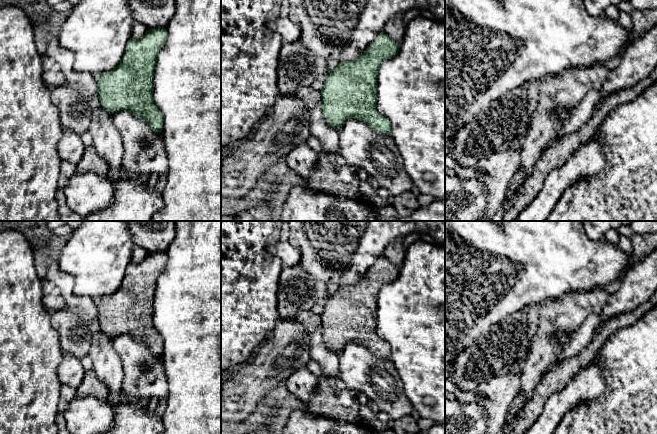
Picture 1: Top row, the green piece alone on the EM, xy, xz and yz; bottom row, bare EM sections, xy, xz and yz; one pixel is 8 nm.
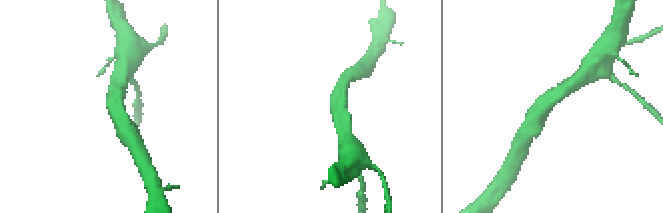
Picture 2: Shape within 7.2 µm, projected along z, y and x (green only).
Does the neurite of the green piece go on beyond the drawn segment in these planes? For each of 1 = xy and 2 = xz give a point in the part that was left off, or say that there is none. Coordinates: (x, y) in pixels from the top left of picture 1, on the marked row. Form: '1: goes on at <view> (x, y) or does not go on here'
1: does not go on here
2: does not go on here

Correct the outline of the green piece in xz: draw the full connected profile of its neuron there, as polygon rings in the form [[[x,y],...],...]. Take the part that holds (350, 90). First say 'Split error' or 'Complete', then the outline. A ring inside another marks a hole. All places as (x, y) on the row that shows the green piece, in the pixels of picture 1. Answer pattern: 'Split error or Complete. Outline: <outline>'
Complete. Outline: [[[381,30],[360,57],[354,61],[340,62],[334,69],[329,70],[320,92],[321,112],[328,125],[339,131],[348,118],[356,118],[366,123],[376,133],[390,134],[390,121],[376,109],[377,75],[380,64],[395,56],[400,45]]]

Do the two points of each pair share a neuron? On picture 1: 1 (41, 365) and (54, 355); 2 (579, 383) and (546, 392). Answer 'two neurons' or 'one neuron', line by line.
1: one neuron
2: two neurons

